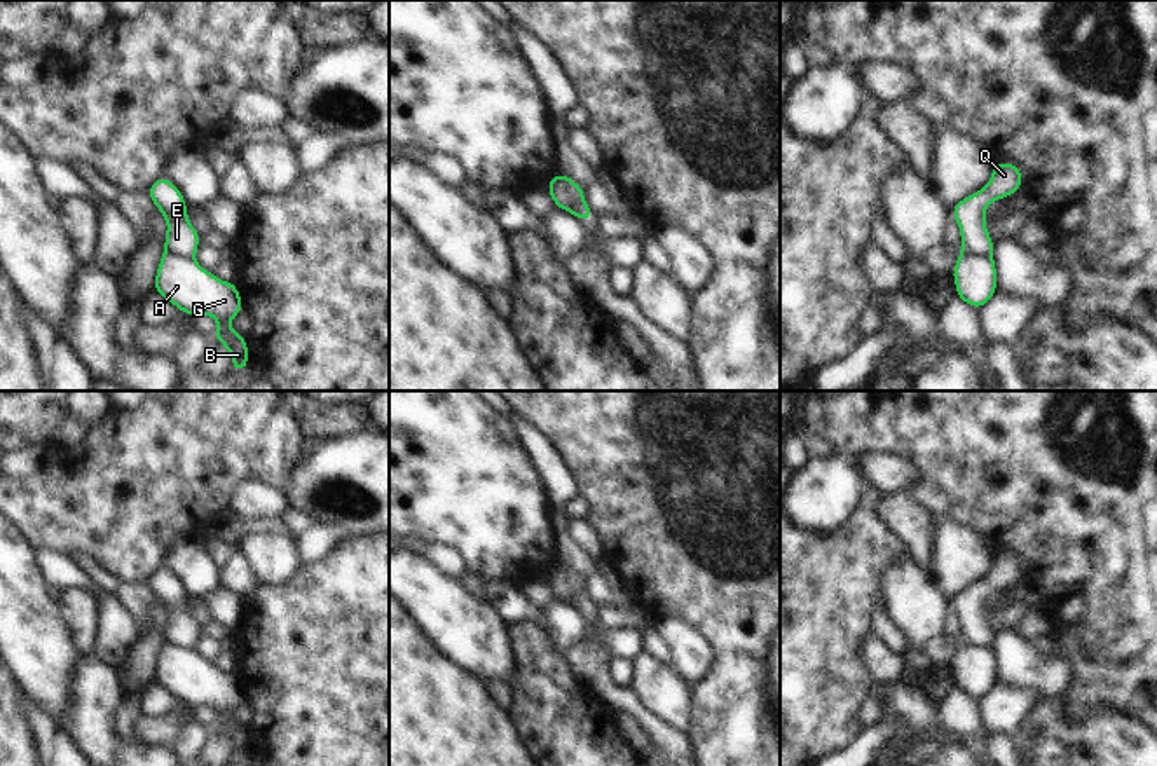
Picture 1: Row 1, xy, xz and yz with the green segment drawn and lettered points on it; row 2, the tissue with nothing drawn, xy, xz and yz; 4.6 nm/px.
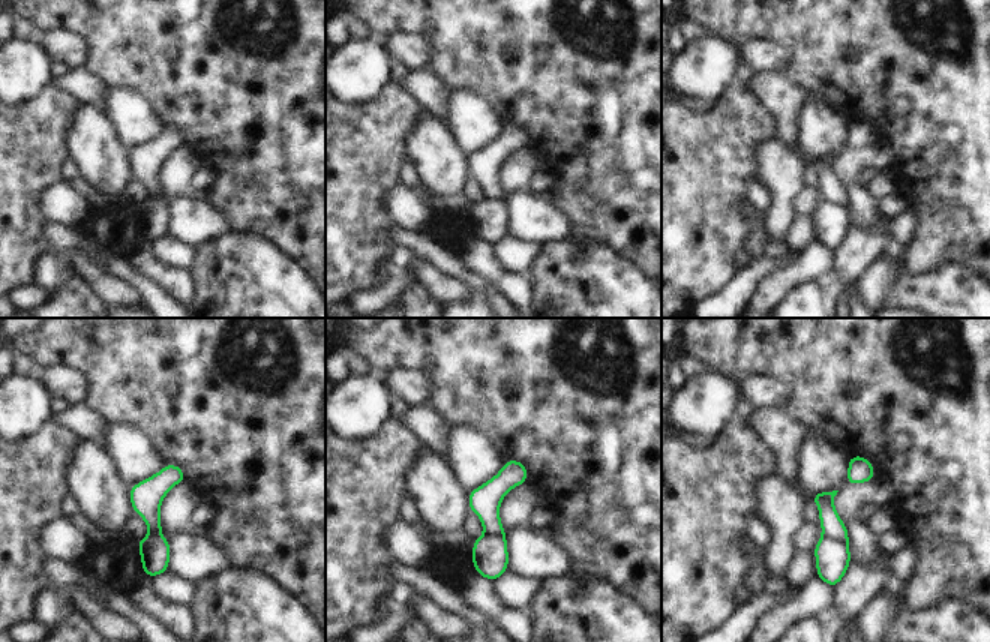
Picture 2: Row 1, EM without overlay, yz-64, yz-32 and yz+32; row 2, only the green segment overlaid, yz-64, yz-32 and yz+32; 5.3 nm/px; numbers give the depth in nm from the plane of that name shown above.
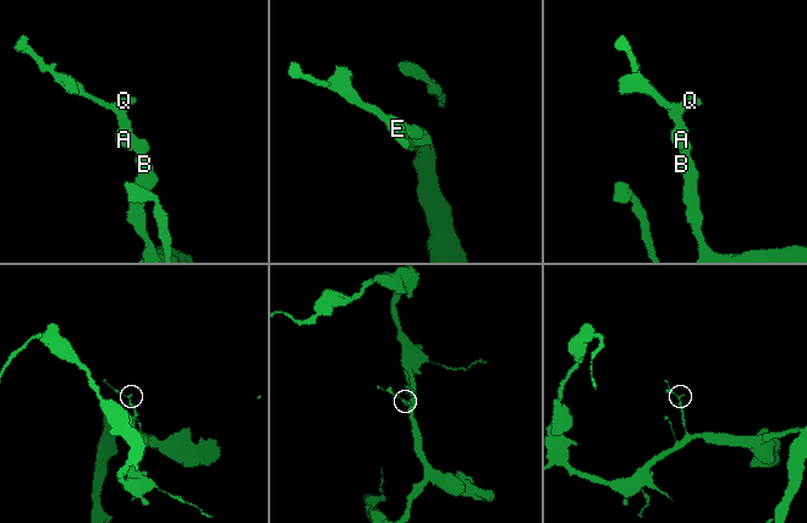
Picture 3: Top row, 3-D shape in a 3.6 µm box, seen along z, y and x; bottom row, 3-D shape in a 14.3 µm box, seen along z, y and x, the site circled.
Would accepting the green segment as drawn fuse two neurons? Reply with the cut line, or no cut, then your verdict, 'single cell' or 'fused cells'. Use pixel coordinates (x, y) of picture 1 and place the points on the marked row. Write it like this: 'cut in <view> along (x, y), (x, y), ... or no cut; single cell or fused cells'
cut in yz along (964, 248), (992, 259); fused cells

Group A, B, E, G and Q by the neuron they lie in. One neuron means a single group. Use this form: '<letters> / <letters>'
A B G / E Q

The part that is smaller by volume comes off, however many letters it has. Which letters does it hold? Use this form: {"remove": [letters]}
{"remove": ["E", "Q"]}

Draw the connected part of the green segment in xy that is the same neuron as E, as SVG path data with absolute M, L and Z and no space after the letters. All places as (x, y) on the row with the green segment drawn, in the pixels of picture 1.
M159 176L147 190L147 195L168 222L164 251L192 260L199 250L199 236L187 216L187 201L178 187L168 178Z

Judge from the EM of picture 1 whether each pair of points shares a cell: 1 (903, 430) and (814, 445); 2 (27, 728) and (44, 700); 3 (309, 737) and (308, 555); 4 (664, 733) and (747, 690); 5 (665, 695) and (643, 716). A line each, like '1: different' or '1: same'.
1: different
2: different
3: different
4: different
5: different

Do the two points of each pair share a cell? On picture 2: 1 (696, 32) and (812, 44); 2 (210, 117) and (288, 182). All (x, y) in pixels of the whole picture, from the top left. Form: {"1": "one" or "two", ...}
{"1": "two", "2": "one"}

